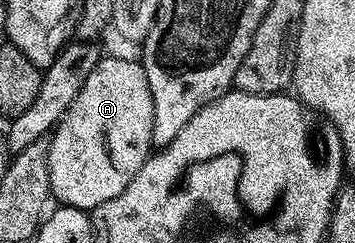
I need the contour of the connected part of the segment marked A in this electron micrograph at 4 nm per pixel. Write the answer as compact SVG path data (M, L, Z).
M102 57L96 68L88 72L88 80L84 80L84 88L76 92L76 100L72 100L72 104L49 135L48 180L53 201L92 212L100 204L104 204L104 200L112 200L112 196L120 196L120 192L128 188L128 180L132 180L132 176L140 172L140 168L152 153L153 115L152 88L148 88L148 76L144 72L141 61Z

